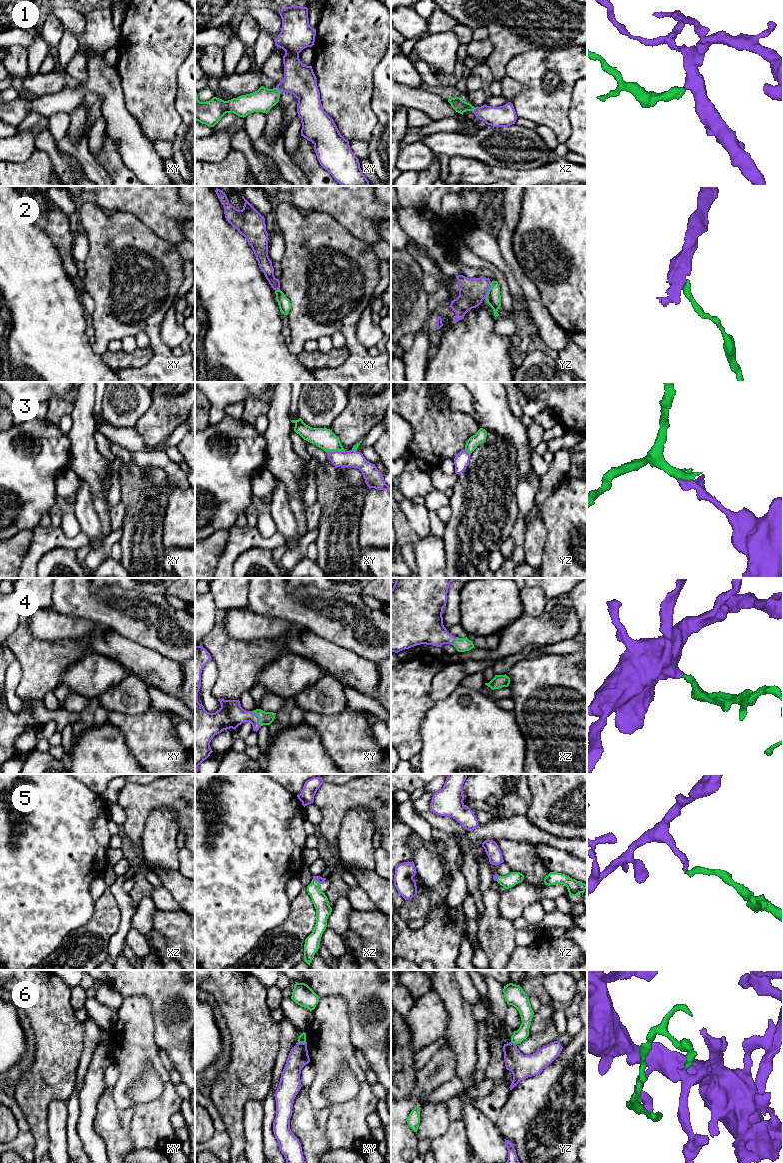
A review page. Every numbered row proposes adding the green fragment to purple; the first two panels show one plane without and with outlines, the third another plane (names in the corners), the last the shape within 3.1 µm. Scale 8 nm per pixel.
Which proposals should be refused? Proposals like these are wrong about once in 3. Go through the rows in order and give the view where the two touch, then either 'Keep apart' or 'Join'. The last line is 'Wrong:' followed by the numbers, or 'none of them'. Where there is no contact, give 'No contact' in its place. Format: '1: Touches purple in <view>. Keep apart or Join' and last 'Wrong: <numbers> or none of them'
1: Touches purple in xy. Join
2: Touches purple in yz. Keep apart
3: Touches purple in xy. Keep apart
4: Touches purple in xy. Join
5: Touches purple in xz. Join
6: Touches purple in xy. Keep apart
Wrong: 2, 3, 6

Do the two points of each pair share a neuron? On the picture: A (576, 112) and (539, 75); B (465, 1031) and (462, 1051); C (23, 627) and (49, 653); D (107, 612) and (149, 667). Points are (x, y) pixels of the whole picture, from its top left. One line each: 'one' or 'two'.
A: two
B: one
C: one
D: two

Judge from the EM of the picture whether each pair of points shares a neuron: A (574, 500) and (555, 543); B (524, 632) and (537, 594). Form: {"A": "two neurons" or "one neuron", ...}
{"A": "one neuron", "B": "two neurons"}

